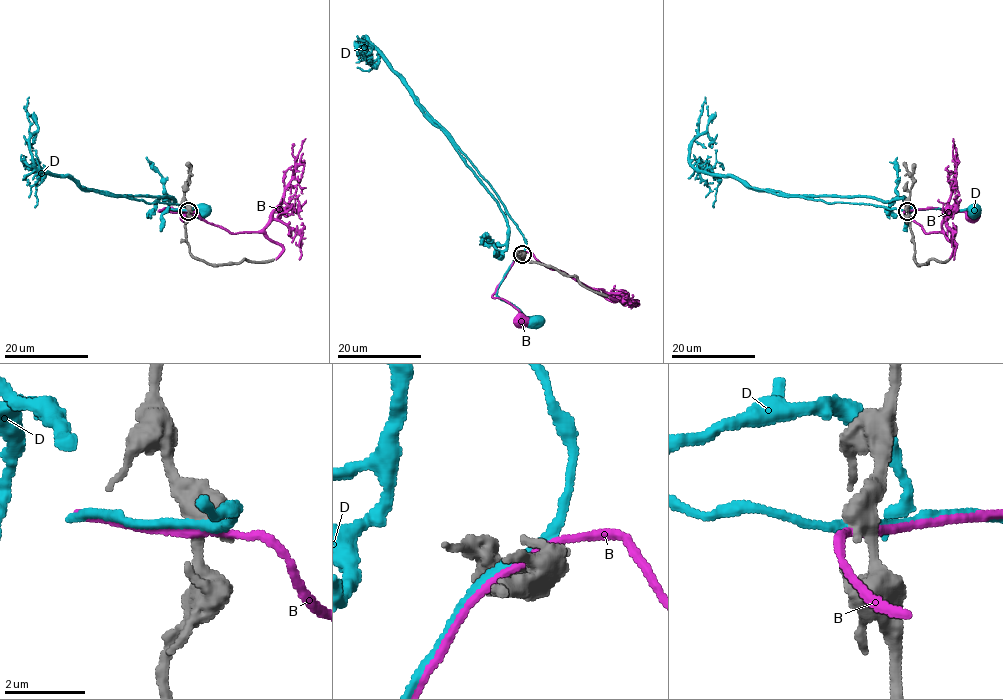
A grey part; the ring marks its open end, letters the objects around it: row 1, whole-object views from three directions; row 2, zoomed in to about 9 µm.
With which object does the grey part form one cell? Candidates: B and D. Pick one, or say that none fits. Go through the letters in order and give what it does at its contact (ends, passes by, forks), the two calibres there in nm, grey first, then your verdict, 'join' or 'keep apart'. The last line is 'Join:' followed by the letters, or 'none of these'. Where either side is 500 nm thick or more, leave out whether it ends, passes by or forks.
B: it passes by | 480/200 nm | join
D: 550/240 nm | keep apart
Join: B

